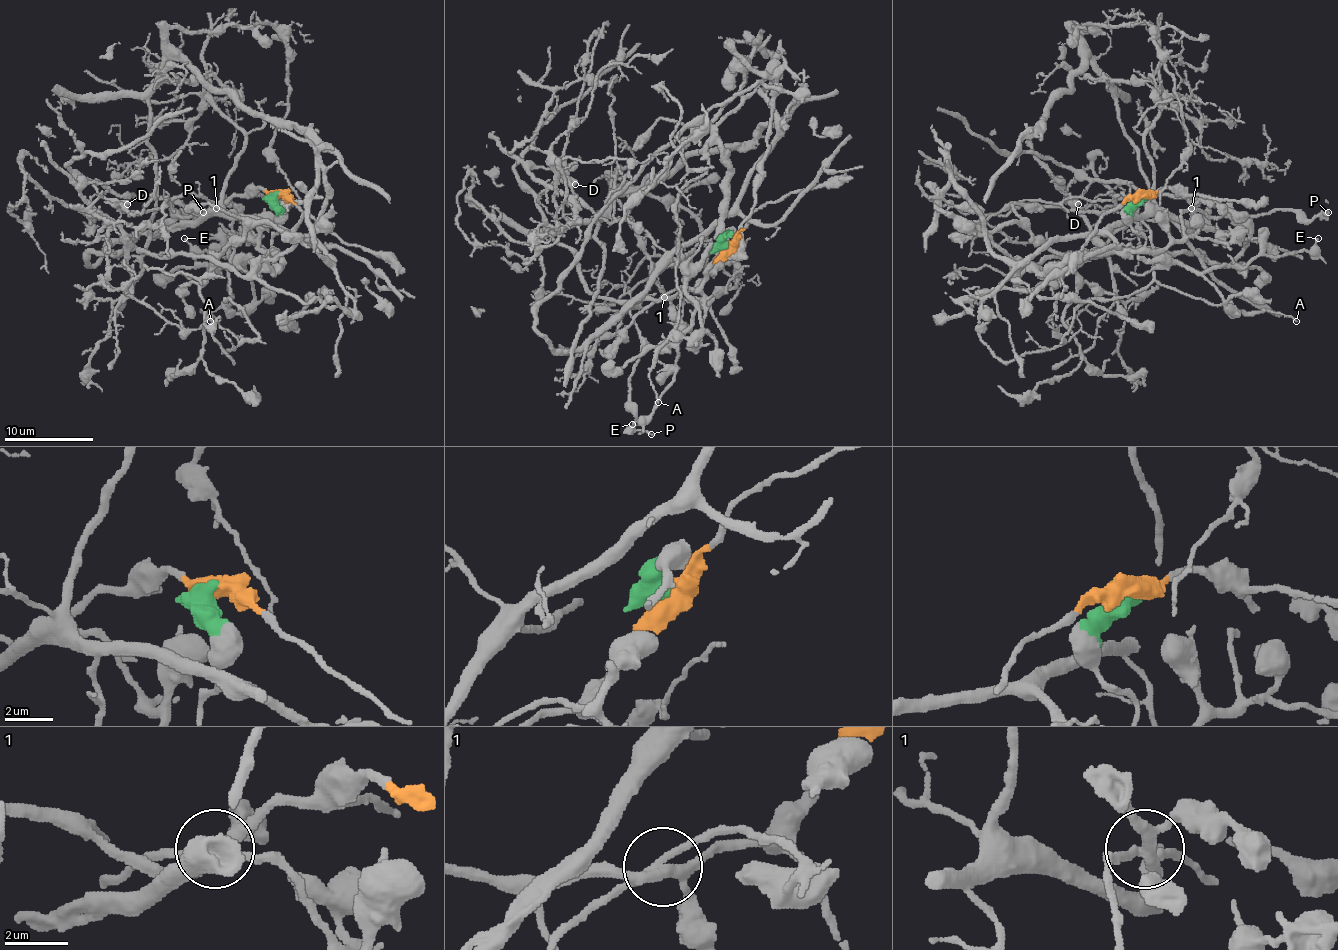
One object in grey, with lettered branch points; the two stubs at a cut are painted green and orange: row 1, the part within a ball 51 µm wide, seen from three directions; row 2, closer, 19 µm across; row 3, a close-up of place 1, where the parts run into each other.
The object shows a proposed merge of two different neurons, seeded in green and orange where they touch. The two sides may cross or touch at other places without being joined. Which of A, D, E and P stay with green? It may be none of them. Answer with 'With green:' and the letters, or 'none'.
With green: A, E

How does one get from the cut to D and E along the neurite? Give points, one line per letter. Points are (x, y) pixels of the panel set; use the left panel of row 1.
D: (280, 193), (246, 189), (211, 213), (193, 213), (182, 204), (115, 195), (90, 180), (106, 200), (128, 204)
E: (278, 193), (269, 267), (309, 236), (329, 262), (253, 220), (233, 231), (246, 271), (184, 238)

